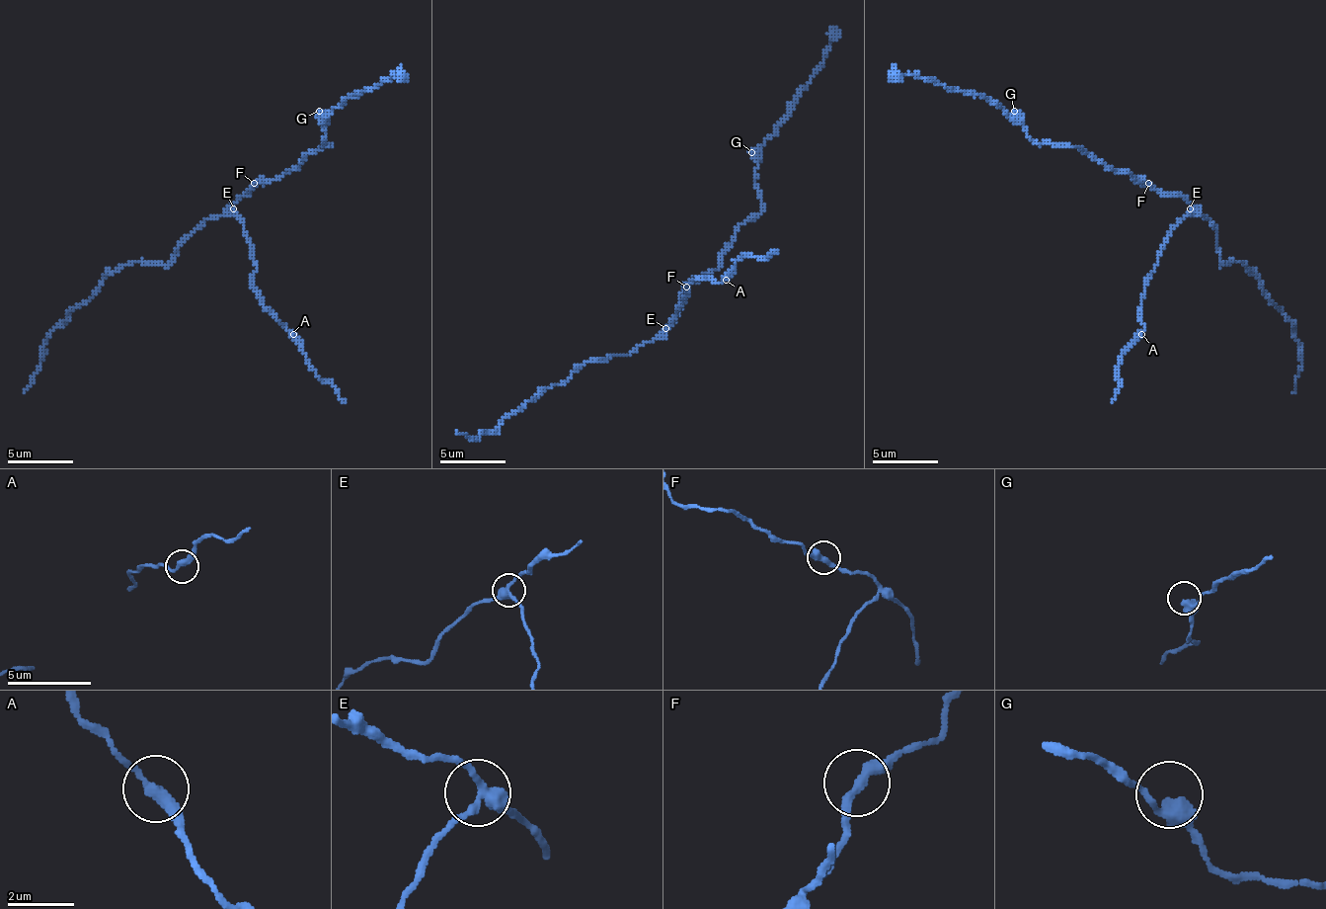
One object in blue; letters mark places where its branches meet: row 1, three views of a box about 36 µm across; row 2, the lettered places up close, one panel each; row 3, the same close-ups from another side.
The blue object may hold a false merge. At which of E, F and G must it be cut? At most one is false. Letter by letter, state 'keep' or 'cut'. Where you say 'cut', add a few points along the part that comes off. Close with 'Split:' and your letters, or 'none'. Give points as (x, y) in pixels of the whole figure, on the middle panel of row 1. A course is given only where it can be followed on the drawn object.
E: cut | (666, 329), (692, 280), (719, 283), (741, 257), (768, 257), (778, 250)
F: keep
G: keep
Split: E

